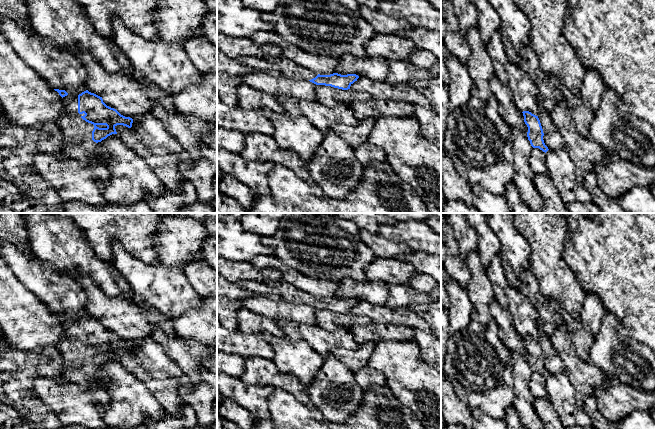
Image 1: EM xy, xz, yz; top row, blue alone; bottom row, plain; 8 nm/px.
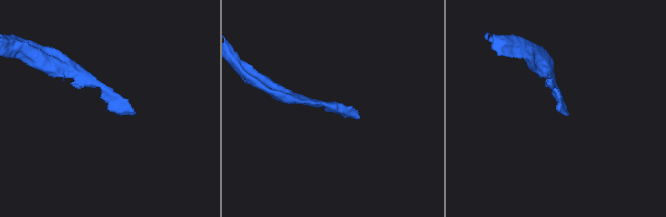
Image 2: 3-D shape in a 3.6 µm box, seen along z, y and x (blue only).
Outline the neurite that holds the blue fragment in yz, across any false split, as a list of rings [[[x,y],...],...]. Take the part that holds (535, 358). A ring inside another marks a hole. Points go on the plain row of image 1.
[[[523,335],[524,346],[528,351],[527,361],[532,372],[530,391],[533,398],[543,398],[549,400],[546,390],[546,376],[549,374],[543,364],[543,353],[538,340],[529,335]]]

